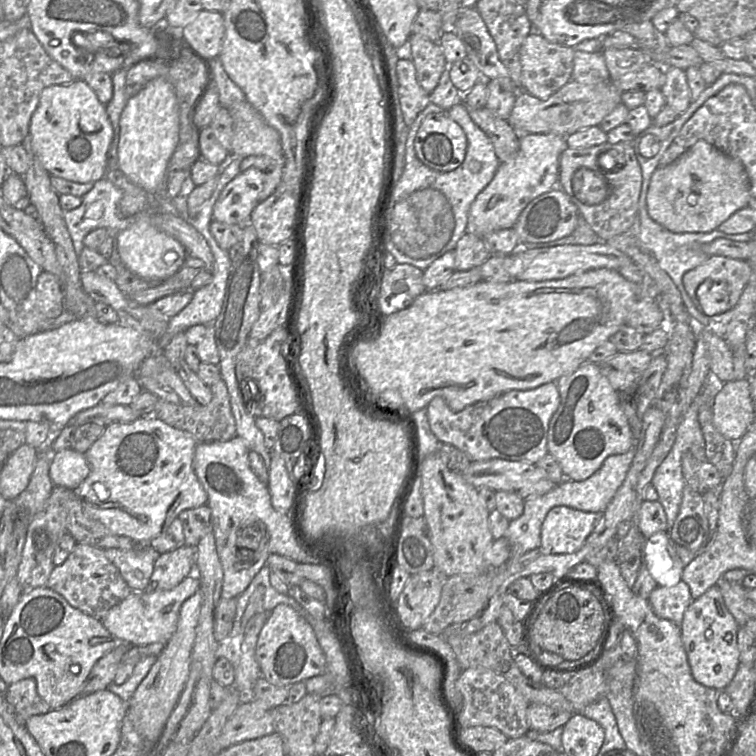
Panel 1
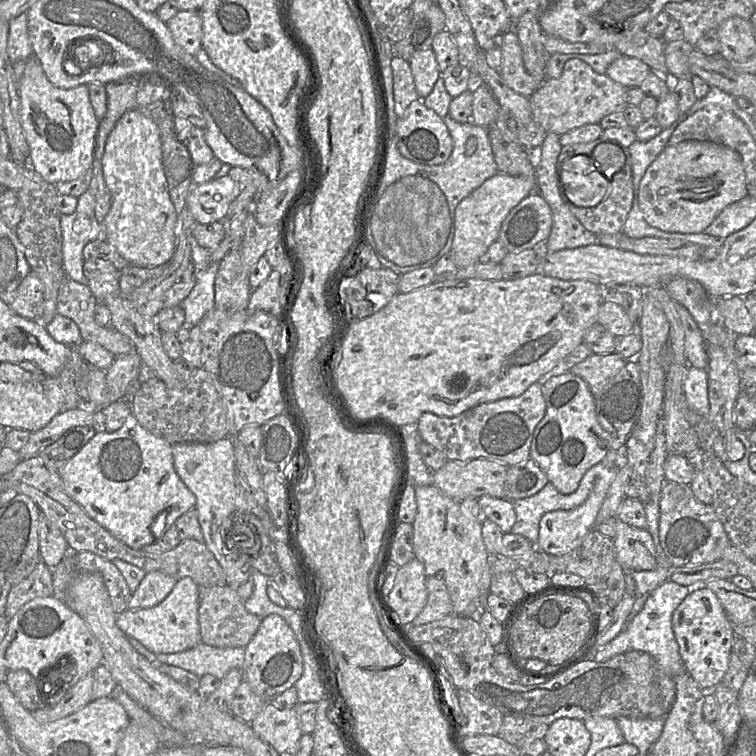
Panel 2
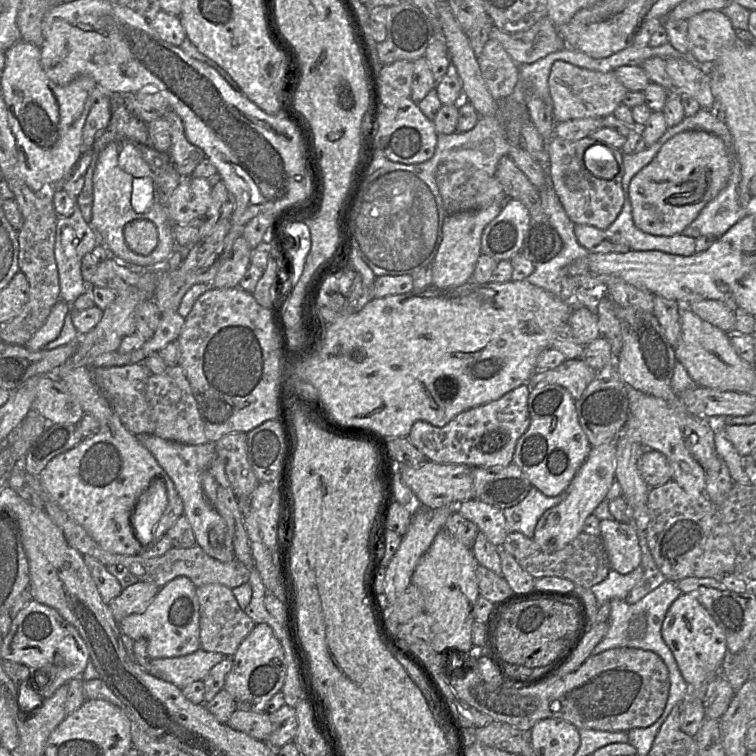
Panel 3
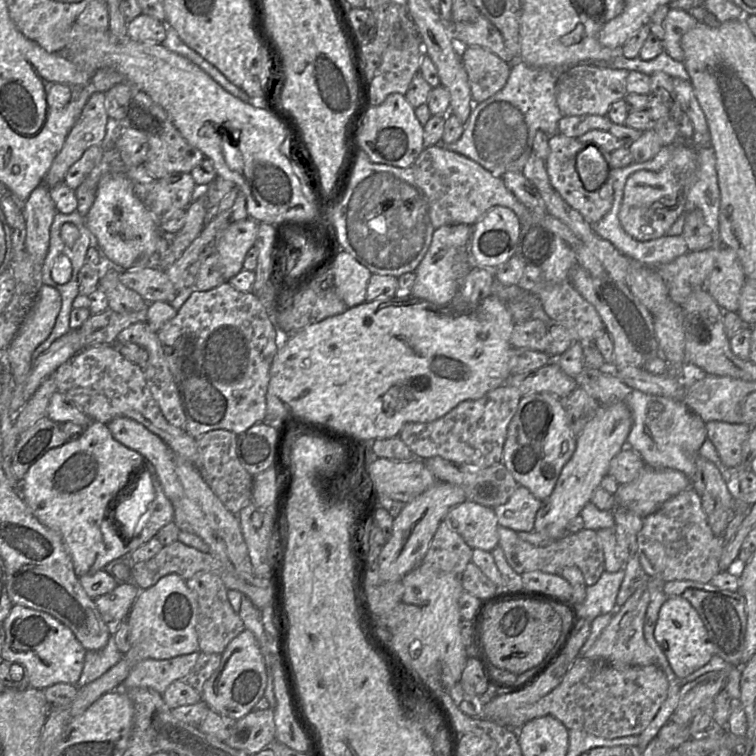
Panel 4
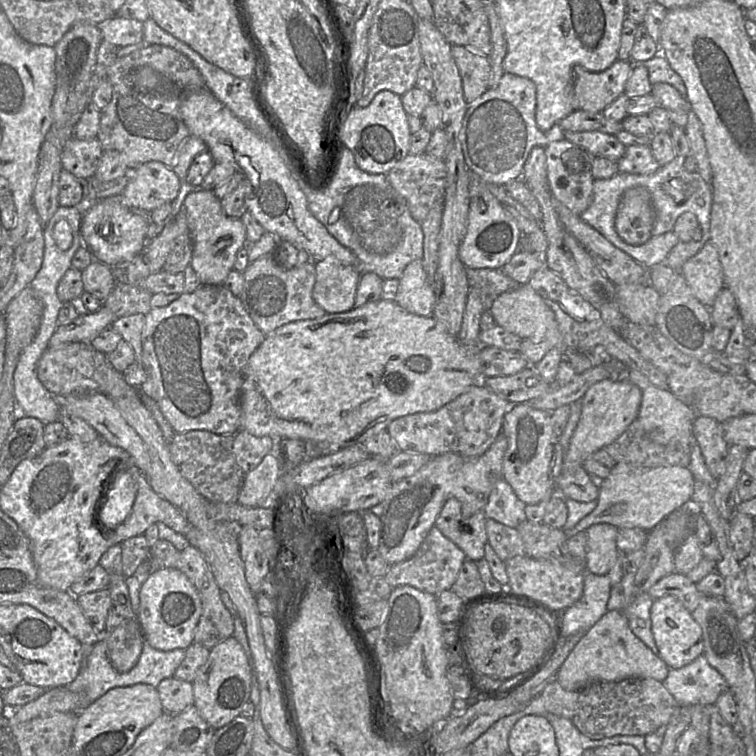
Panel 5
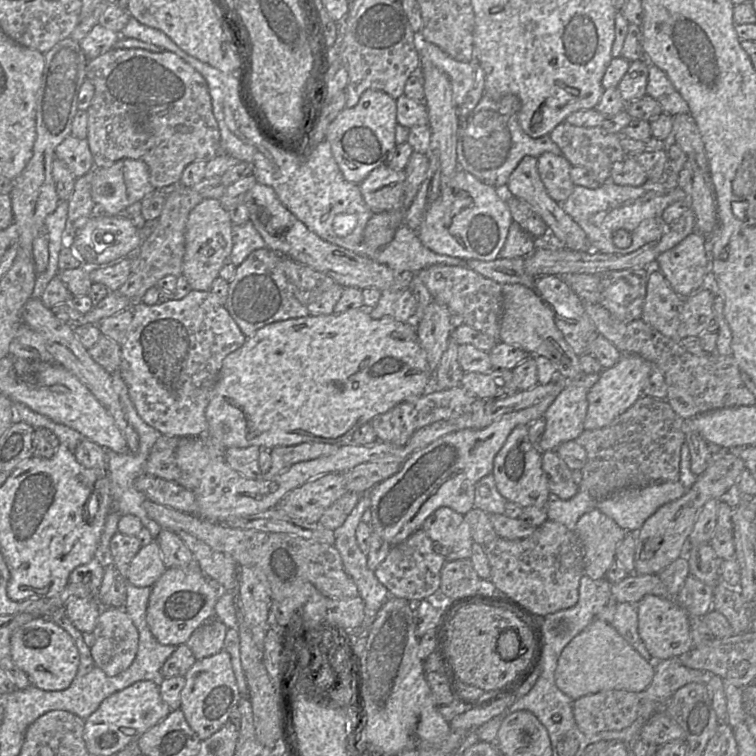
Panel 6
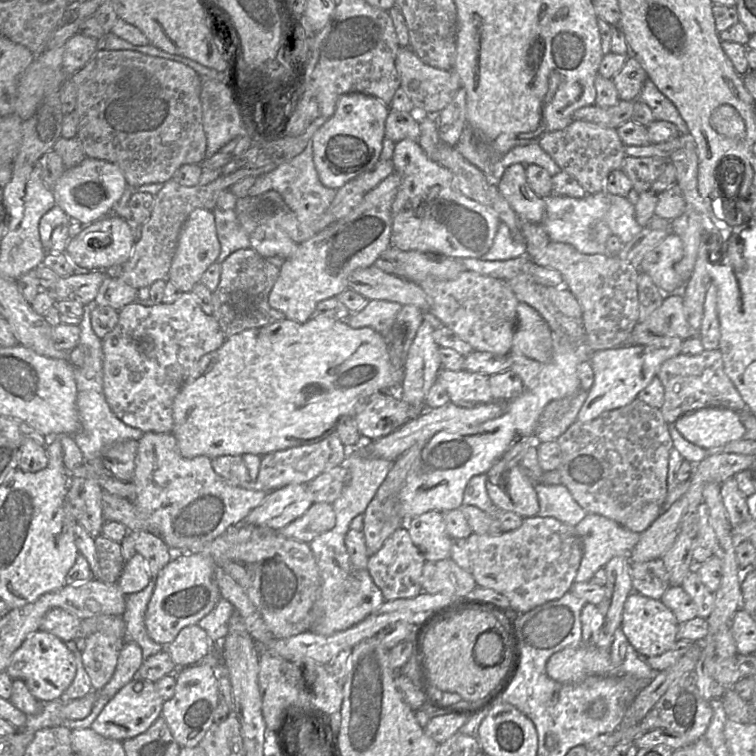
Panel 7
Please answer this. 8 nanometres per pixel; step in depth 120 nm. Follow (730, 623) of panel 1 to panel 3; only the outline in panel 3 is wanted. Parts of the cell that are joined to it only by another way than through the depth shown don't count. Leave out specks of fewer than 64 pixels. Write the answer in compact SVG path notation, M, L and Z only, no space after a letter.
M682 594L671 604L661 627L661 635L689 688L698 687L719 673L727 652L725 634L695 595Z

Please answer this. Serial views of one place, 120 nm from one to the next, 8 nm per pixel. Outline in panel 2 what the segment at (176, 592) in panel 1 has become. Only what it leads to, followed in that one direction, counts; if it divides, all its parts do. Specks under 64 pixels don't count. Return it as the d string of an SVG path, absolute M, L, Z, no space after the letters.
M183 577L159 604L139 610L125 609L116 615L116 624L128 638L138 640L155 654L186 651L202 642L198 620L199 600L200 587L192 578Z

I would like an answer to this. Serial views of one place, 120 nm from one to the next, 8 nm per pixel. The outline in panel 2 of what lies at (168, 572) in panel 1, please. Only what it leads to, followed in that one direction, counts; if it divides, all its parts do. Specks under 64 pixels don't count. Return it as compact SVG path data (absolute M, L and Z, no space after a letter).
M160 571L146 573L132 592L126 609L139 610L156 606L171 592L177 581L174 576Z

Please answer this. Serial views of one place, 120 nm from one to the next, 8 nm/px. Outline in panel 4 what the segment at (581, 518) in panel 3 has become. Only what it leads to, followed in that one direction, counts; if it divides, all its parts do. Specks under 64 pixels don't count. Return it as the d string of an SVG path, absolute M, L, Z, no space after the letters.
M621 401L603 404L597 410L596 414L576 436L575 451L568 462L563 466L552 493L548 498L542 500L542 505L535 515L534 530L536 532L551 538L562 538L566 534L569 534L567 524L580 514L581 510L588 502L591 502L590 499L594 490L600 487L602 478L608 474L611 459L620 452L622 445L627 440L632 427L632 421L632 415L628 406Z

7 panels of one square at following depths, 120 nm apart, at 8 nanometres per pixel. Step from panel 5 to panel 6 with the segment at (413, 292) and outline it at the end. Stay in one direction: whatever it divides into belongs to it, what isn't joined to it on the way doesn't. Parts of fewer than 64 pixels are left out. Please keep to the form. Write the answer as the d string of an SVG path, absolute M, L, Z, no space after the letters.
M410 288L385 290L376 306L368 310L373 319L392 318L407 322L415 314L416 299Z

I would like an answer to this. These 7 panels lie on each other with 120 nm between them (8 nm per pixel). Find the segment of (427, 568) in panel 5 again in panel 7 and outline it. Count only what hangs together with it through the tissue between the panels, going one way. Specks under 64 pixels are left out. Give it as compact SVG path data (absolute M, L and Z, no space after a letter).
M405 527L397 529L373 555L368 557L367 570L381 590L385 601L413 598L422 591L420 579L426 560L414 545Z

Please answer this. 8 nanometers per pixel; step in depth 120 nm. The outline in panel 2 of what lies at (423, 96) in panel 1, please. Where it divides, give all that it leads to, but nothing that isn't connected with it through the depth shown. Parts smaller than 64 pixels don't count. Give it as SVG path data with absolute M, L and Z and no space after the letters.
M393 57L391 61L393 73L394 111L402 117L408 106L419 99L408 61Z

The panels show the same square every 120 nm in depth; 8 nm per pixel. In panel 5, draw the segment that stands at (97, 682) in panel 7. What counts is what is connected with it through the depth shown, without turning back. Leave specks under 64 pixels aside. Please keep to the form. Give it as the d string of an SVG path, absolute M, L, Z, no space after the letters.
M136 618L123 621L110 632L104 630L99 640L105 642L107 656L113 668L125 673L138 662L144 636Z

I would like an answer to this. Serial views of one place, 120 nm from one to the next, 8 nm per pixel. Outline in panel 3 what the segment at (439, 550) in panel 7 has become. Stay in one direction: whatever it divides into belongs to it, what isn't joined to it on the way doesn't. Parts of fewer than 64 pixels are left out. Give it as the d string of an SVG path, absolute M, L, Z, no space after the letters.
M478 499L463 501L456 510L466 519L477 525L487 539L501 546L507 536L506 519L503 510Z

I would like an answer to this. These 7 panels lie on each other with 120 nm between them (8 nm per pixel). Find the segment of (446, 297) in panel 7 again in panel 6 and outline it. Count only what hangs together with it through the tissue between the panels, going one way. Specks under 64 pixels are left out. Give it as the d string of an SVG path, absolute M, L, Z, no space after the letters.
M433 265L416 272L427 287L432 300L444 305L453 315L453 328L466 324L500 341L503 314L502 285L467 267Z

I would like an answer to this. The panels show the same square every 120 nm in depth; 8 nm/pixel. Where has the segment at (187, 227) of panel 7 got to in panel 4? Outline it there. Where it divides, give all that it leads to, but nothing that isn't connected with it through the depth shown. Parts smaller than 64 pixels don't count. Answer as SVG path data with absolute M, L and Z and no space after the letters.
M247 218L230 224L219 234L215 241L215 252L226 281L243 269L245 255L254 246L257 233L258 222Z

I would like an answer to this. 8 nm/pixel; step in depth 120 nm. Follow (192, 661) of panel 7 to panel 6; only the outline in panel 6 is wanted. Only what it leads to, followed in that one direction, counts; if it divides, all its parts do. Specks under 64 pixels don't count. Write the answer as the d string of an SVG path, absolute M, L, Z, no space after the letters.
M213 618L201 624L185 643L196 660L215 655L223 649L227 627Z

